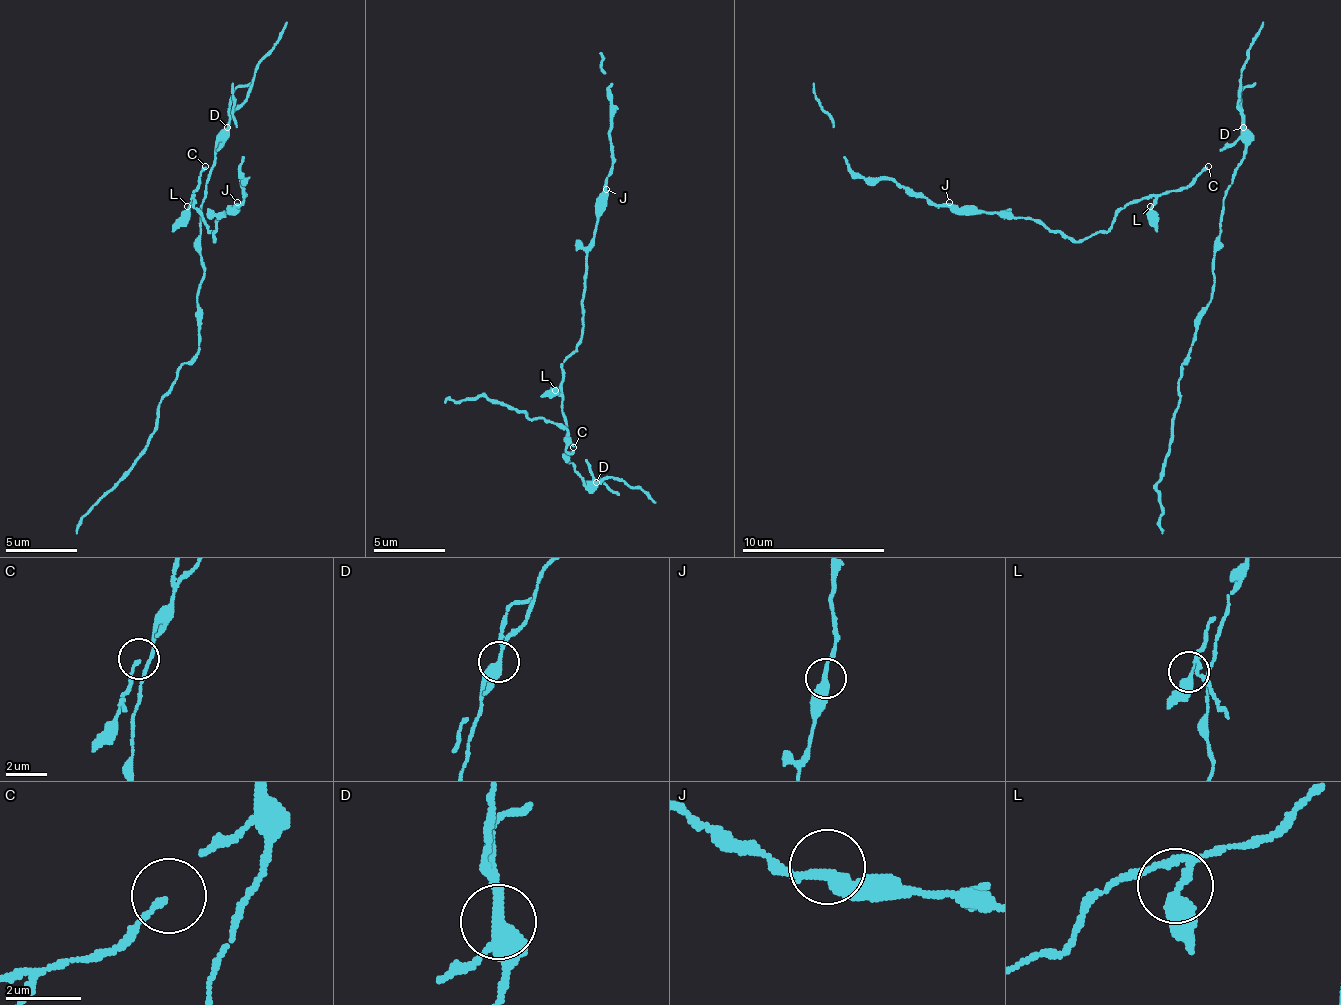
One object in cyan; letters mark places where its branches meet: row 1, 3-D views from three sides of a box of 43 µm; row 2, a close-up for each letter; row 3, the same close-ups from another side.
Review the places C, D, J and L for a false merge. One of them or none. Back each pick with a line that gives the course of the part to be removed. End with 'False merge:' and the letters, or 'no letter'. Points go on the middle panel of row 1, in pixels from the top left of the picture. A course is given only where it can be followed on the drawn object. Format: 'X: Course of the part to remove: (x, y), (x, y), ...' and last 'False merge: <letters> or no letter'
D: Course of the part to remove: (595, 483), (584, 483), (570, 462), (566, 429), (484, 397), (444, 401)
False merge: D

